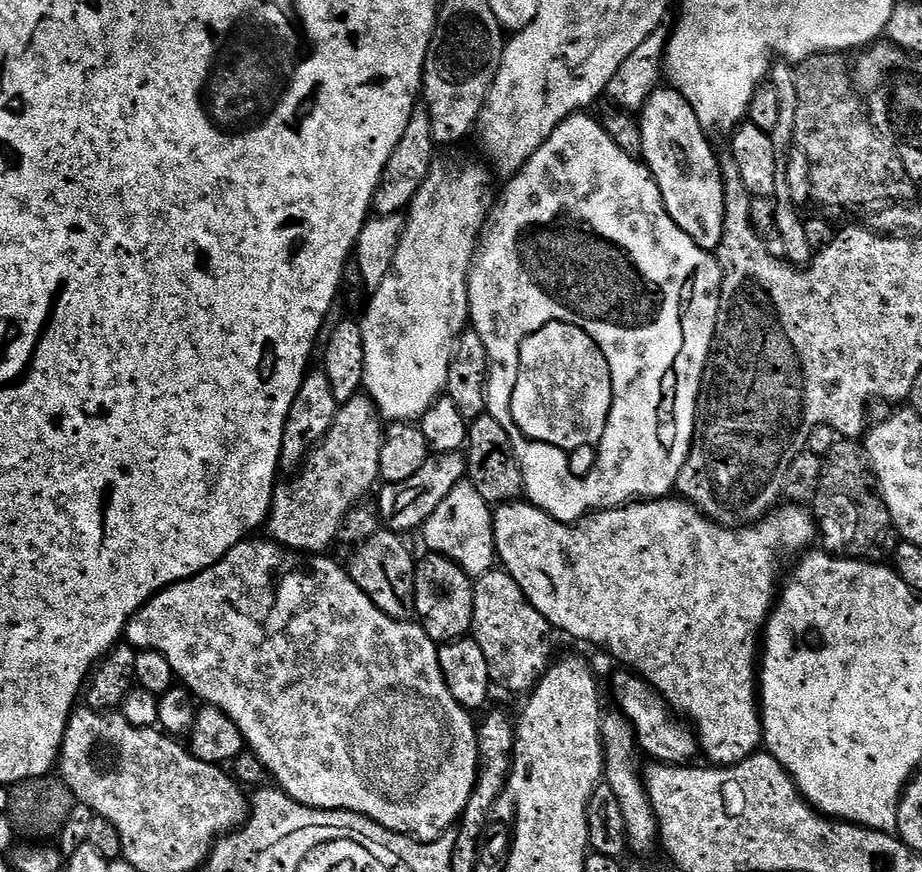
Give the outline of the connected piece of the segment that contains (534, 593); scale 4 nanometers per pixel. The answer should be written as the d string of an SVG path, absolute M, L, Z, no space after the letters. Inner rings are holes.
M644 498L639 502L621 504L618 508L601 508L590 512L574 524L563 524L531 502L502 504L495 509L492 525L496 539L496 554L503 571L520 584L526 598L548 619L553 629L561 628L576 640L593 640L601 644L610 655L624 664L629 664L641 677L663 696L673 713L694 725L694 733L699 740L703 755L708 755L713 765L731 766L745 760L762 744L762 708L758 703L758 649L762 644L762 633L774 607L776 586L776 555L785 548L788 552L803 553L808 543L818 536L818 524L813 513L796 504L777 507L768 512L755 526L732 531L720 528L707 516L695 512L693 505L684 498Z

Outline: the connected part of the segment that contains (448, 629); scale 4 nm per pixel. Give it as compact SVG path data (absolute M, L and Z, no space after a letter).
M435 554L425 555L425 560L421 559L416 565L416 603L414 605L415 619L426 630L426 634L436 645L441 646L450 643L452 640L460 640L467 637L472 631L472 623L474 622L474 580L473 577L467 576L462 570L462 566L458 566L454 560L446 558L445 556L438 556Z

